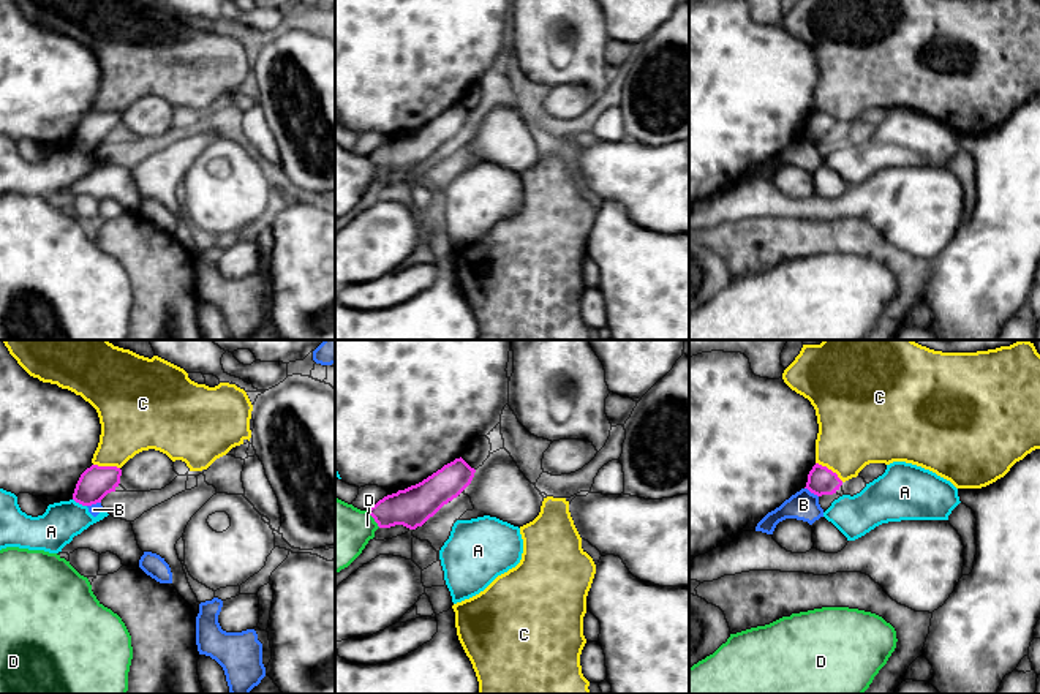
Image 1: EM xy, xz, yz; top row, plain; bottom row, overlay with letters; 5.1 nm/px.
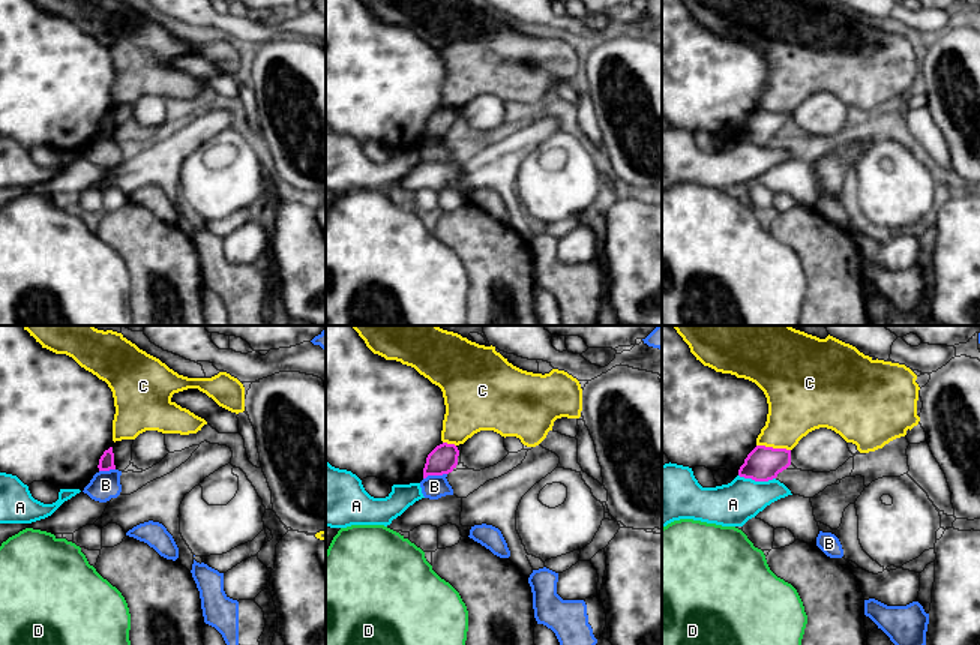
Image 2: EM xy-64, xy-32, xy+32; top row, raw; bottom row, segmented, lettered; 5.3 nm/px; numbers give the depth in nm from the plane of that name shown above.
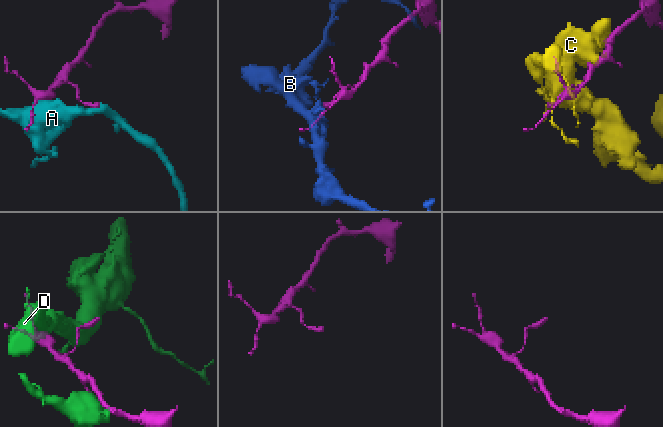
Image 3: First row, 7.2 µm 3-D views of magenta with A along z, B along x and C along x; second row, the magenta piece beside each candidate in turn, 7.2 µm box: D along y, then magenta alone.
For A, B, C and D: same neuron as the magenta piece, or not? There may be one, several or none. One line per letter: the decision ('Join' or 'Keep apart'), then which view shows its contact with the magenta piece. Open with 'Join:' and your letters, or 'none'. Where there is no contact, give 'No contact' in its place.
Join: none
A: Keep apart. Touches magenta in xy
B: Keep apart. Touches magenta in yz
C: Keep apart. Touches magenta in yz
D: Keep apart. Touches magenta in xz

